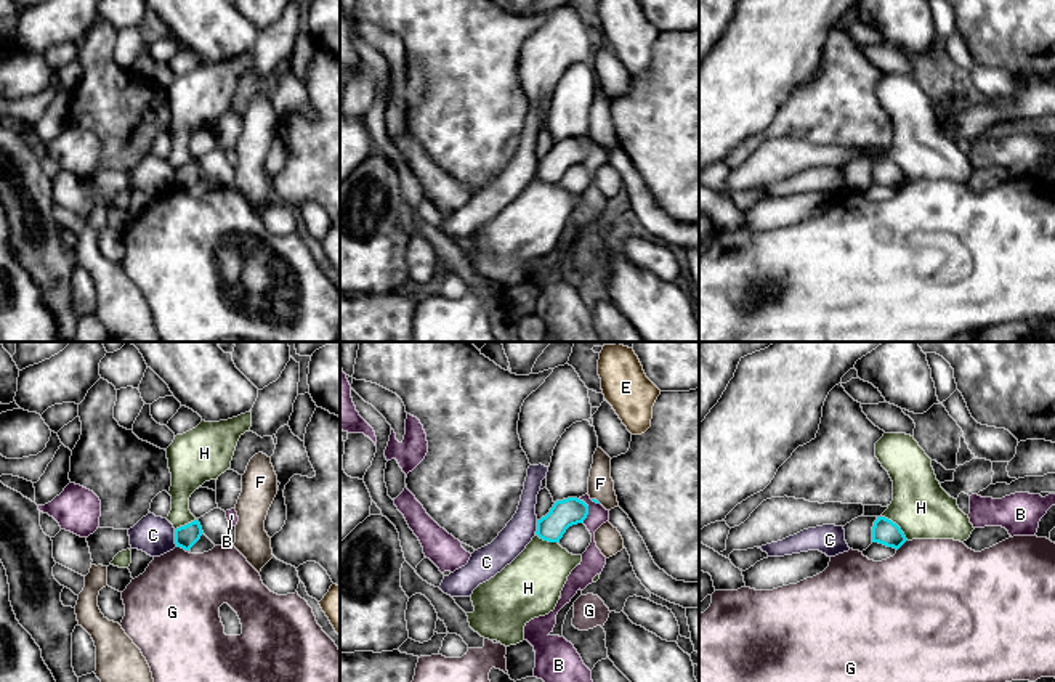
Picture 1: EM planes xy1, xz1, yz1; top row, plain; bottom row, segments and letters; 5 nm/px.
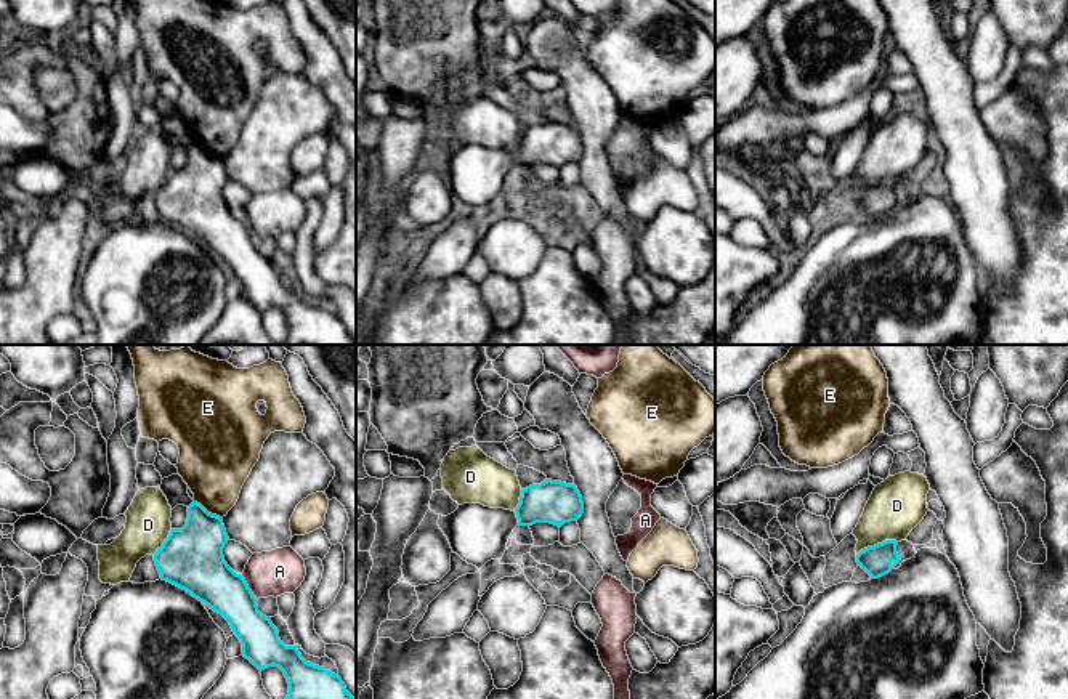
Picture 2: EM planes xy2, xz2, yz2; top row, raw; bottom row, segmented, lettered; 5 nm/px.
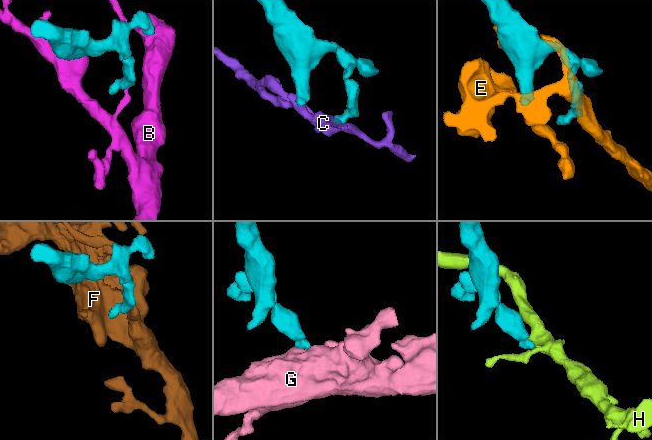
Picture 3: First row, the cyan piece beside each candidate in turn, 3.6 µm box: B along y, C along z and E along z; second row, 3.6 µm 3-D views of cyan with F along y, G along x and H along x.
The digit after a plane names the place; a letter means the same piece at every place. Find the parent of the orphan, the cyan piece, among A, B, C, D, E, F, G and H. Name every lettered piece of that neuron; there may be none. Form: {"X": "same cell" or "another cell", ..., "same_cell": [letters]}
{"A": "another cell", "B": "another cell", "C": "another cell", "D": "another cell", "E": "another cell", "F": "another cell", "G": "another cell", "H": "another cell", "same_cell": []}

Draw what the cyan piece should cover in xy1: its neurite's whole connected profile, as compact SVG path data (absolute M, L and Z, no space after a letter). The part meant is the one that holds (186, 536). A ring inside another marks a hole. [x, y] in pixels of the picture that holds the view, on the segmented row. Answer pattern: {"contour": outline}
{"contour": "M194 520L175 530L175 544L176 547L189 550L200 539L202 533L199 520Z"}

